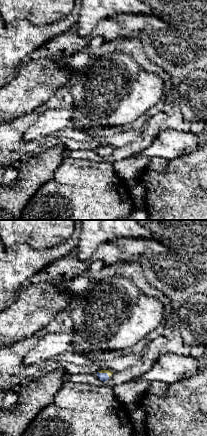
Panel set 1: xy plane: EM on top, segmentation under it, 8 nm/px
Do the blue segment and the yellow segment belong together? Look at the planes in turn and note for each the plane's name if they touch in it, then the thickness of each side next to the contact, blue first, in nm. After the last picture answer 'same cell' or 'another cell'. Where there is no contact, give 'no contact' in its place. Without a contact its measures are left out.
meets blue in xy; 70 nm thick on the blue side, 40 nm on the other

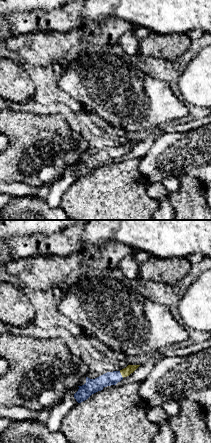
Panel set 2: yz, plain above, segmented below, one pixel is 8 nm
meets blue in yz; 120 nm thick on the blue side, 70 nm on the other

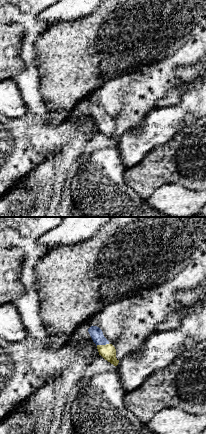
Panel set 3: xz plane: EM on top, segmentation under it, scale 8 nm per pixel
meets blue in xz; 100 nm thick on the blue side, 120 nm on the other

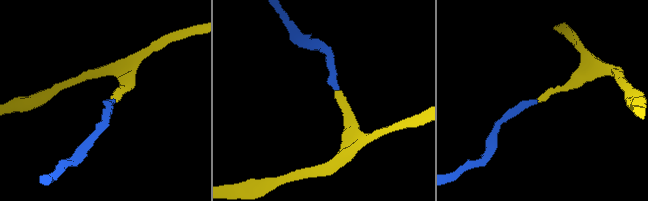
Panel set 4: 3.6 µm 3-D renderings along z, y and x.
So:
same cell

